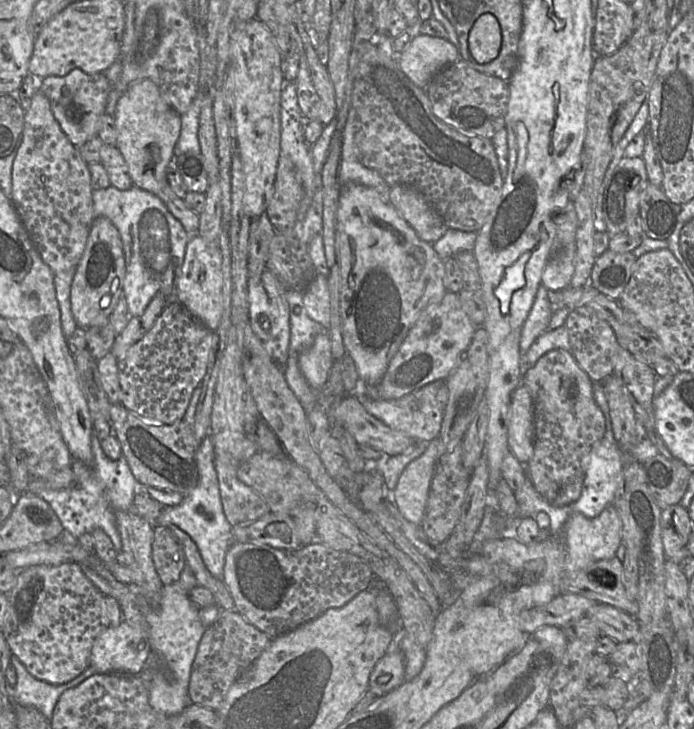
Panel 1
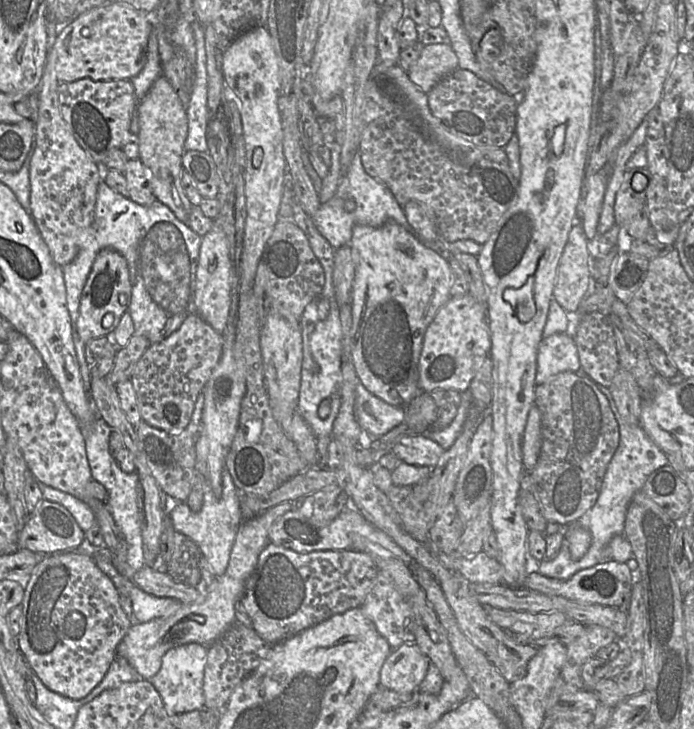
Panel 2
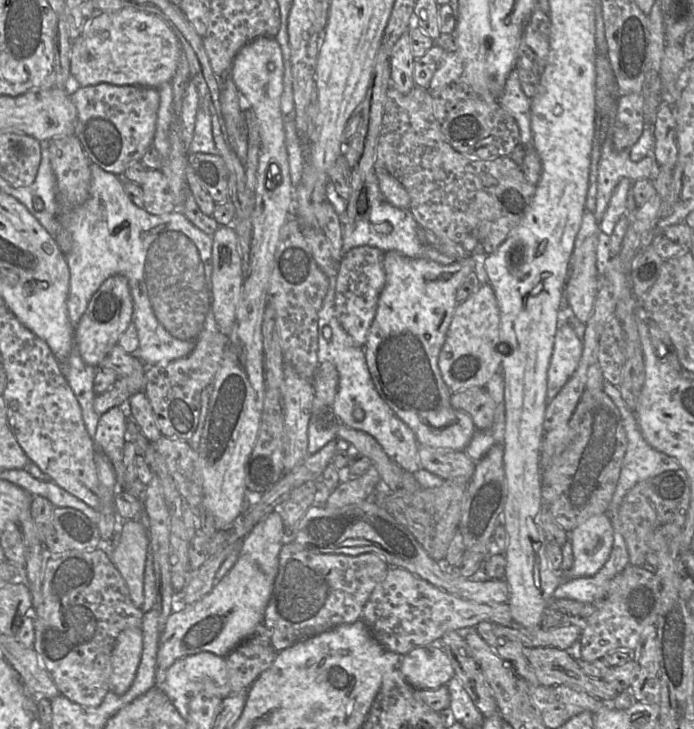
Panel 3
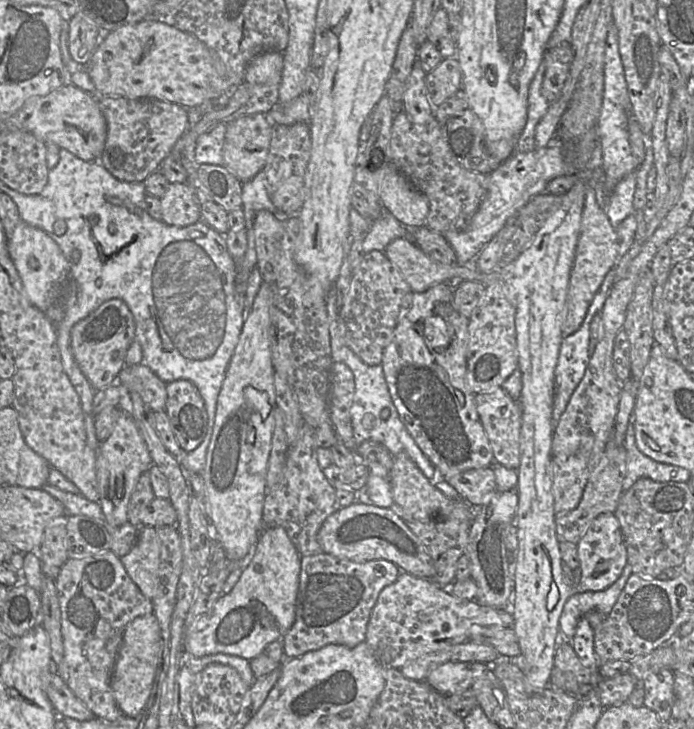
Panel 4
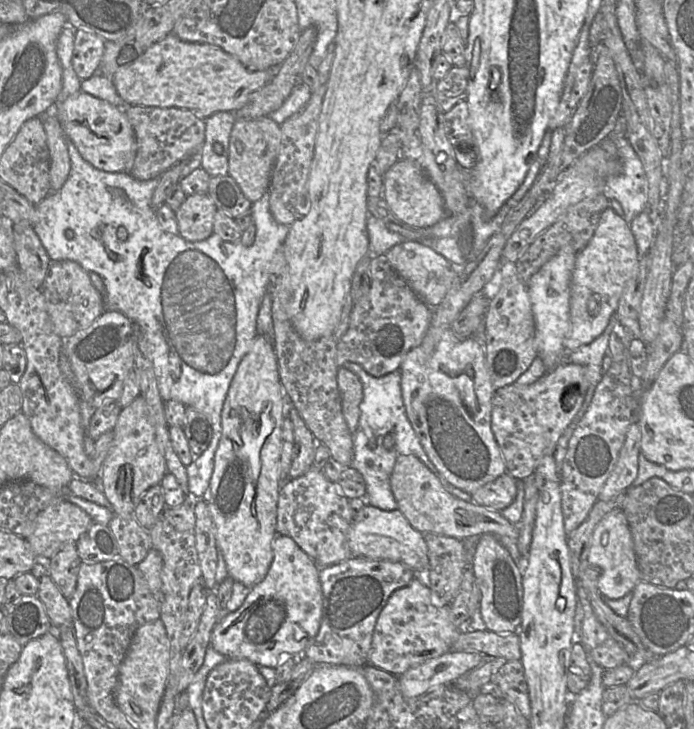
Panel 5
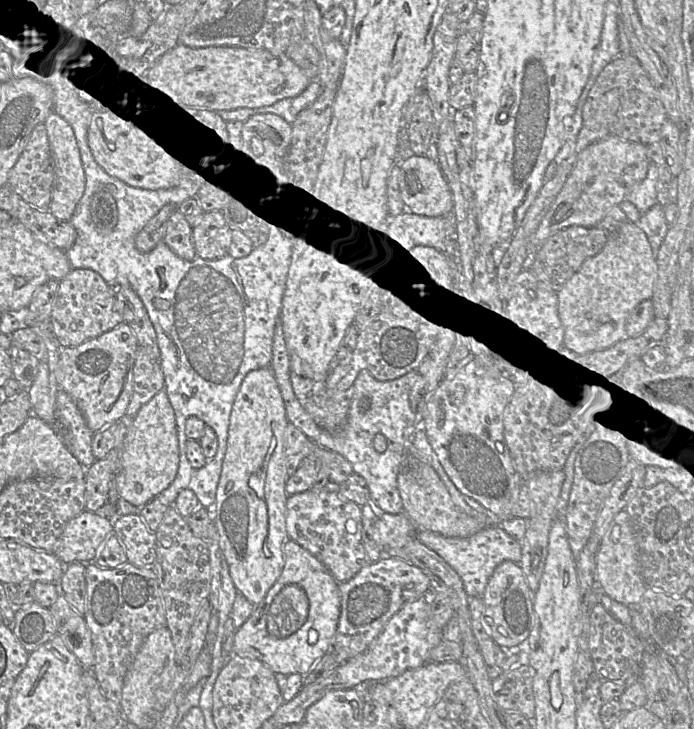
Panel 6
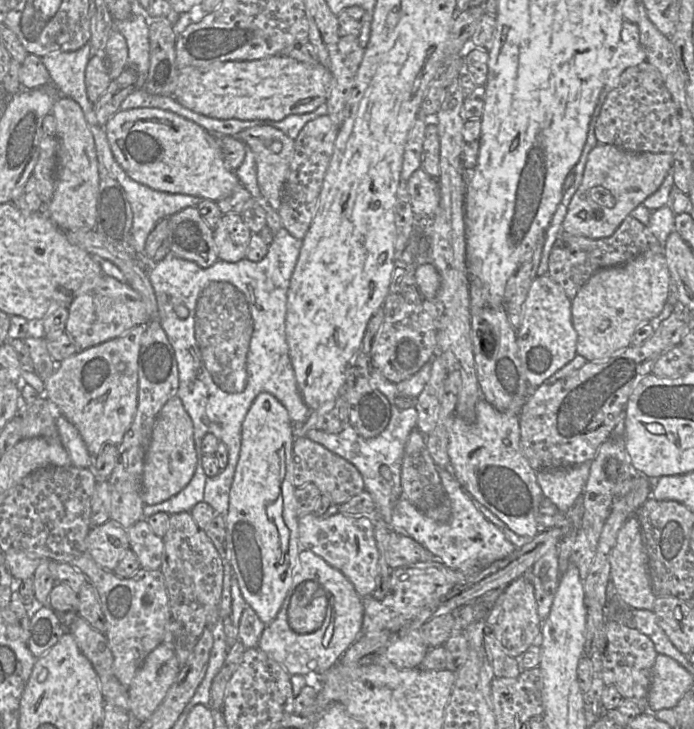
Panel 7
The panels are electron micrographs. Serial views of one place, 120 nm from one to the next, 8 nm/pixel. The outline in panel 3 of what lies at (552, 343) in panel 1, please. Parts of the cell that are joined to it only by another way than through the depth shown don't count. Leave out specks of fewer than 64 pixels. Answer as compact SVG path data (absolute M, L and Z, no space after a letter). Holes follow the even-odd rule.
M570 324L556 331L553 352L547 375L547 403L555 398L578 368L583 343Z

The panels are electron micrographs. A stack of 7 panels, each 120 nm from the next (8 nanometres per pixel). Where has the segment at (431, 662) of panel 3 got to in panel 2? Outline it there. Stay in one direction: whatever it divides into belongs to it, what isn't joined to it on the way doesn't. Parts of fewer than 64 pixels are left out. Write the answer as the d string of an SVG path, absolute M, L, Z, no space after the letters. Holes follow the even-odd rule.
M415 643L392 649L380 670L379 685L391 691L416 692L424 680L430 659Z

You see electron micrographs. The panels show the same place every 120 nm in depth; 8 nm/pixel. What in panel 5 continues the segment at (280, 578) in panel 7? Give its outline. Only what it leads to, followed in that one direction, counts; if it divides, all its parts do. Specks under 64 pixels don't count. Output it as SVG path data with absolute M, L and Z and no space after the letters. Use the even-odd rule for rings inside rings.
M257 335L250 351L240 361L229 386L221 412L222 436L215 451L209 488L202 499L213 519L217 545L222 551L229 576L249 588L267 575L273 561L272 543L278 534L277 503L284 483L280 478L284 397L272 342Z

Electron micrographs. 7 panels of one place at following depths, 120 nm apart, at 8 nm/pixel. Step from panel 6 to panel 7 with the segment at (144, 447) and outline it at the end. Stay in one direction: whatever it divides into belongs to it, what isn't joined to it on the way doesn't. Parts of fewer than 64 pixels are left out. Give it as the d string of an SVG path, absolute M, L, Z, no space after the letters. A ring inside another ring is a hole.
M177 396L160 410L145 456L141 497L147 505L159 504L179 493L194 476L199 462L194 440L193 422Z

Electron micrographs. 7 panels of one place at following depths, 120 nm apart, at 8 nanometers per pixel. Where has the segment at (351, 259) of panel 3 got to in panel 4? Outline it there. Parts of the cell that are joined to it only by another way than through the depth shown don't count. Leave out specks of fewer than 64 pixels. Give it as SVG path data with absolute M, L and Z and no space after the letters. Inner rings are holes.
M383 251L360 256L336 320L342 341L365 364L381 365L383 352L392 340L398 321L411 306L412 293Z

